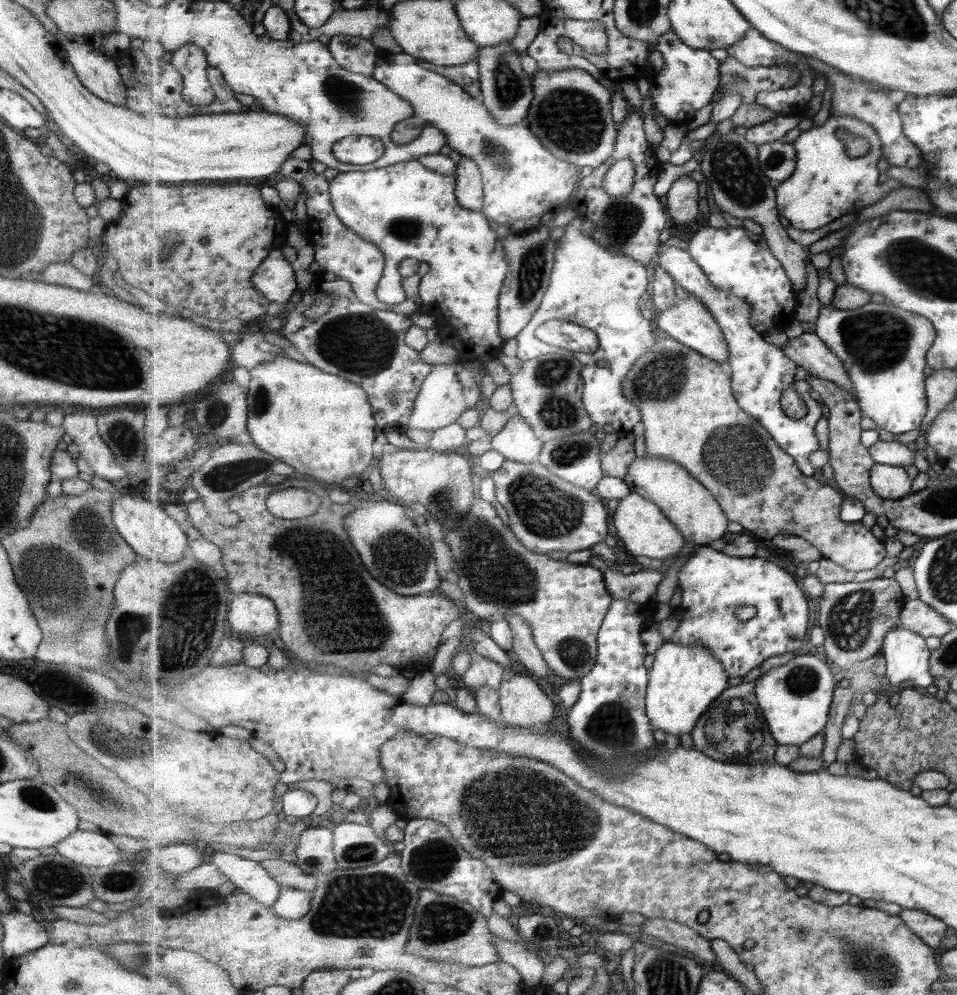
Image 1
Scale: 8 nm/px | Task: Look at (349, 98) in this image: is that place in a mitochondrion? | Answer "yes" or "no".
yes

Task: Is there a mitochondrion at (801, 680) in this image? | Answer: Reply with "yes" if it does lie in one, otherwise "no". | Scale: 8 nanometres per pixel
yes

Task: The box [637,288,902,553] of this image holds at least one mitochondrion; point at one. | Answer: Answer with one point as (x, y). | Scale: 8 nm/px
(729, 447)

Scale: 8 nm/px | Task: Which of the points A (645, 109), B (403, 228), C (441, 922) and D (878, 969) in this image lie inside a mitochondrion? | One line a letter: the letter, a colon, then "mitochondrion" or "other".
A: other
B: mitochondrion
C: mitochondrion
D: mitochondrion

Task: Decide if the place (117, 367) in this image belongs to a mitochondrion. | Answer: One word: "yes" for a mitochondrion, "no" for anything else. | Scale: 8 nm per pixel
yes

